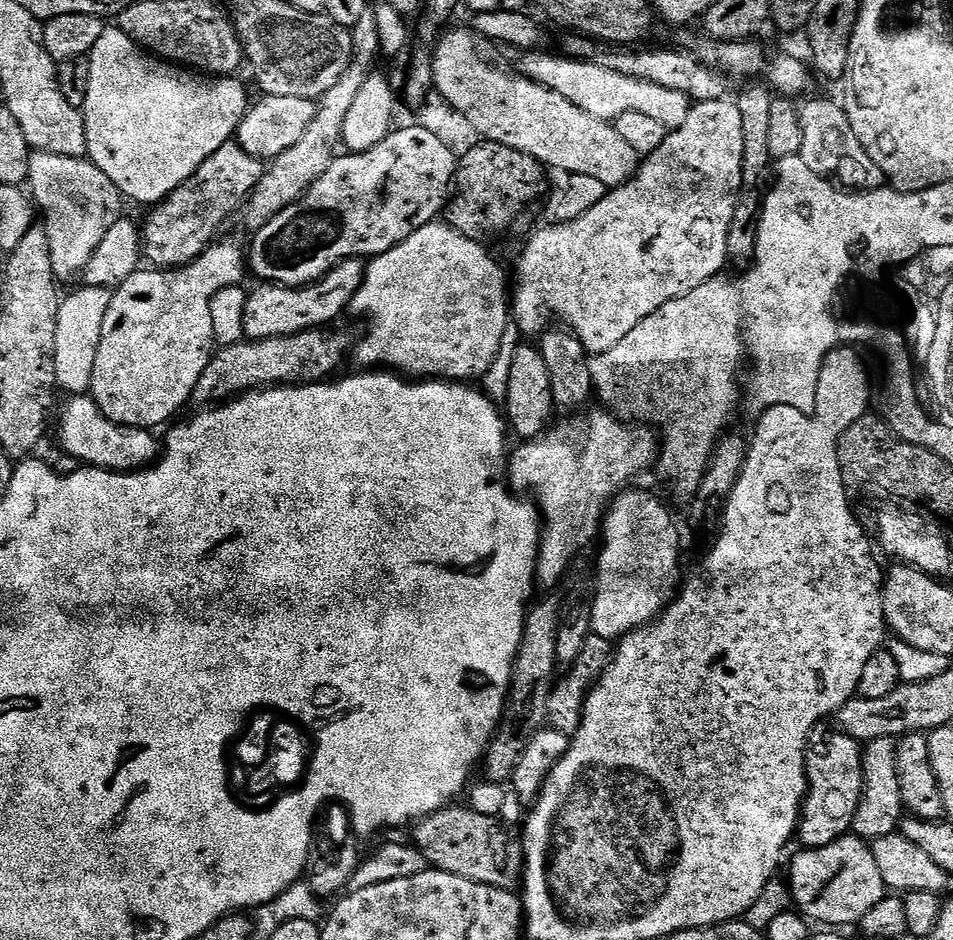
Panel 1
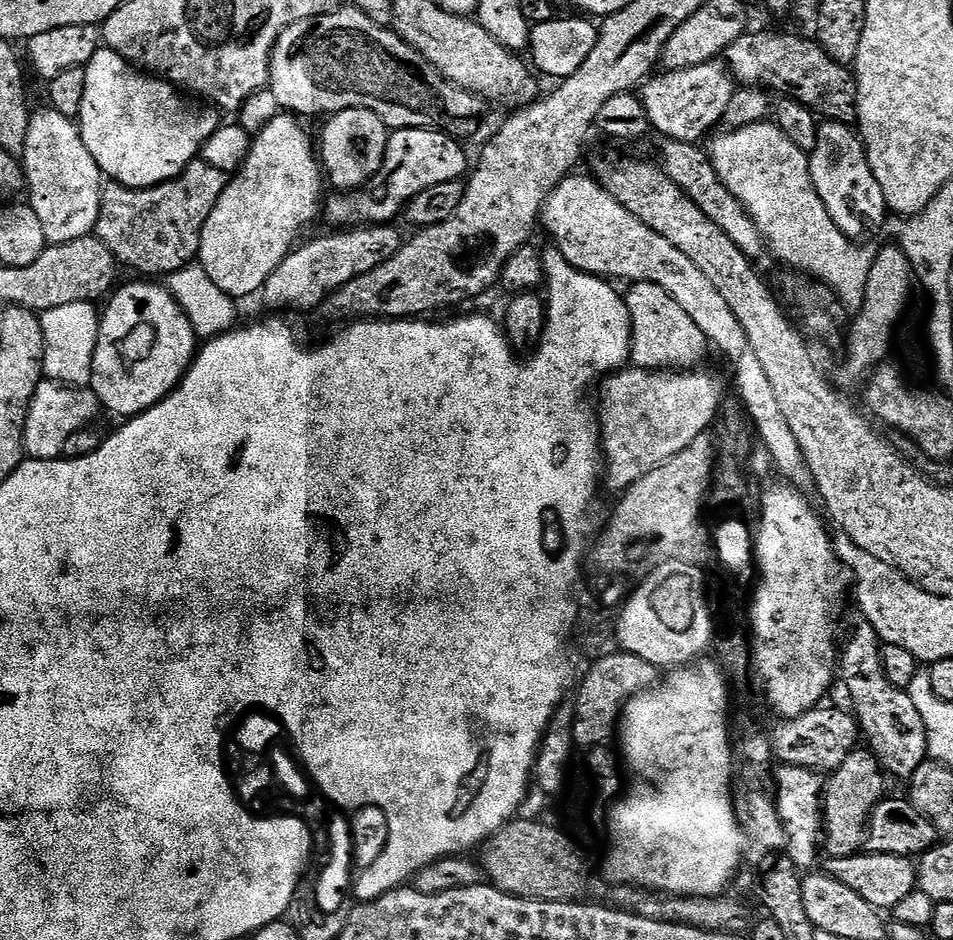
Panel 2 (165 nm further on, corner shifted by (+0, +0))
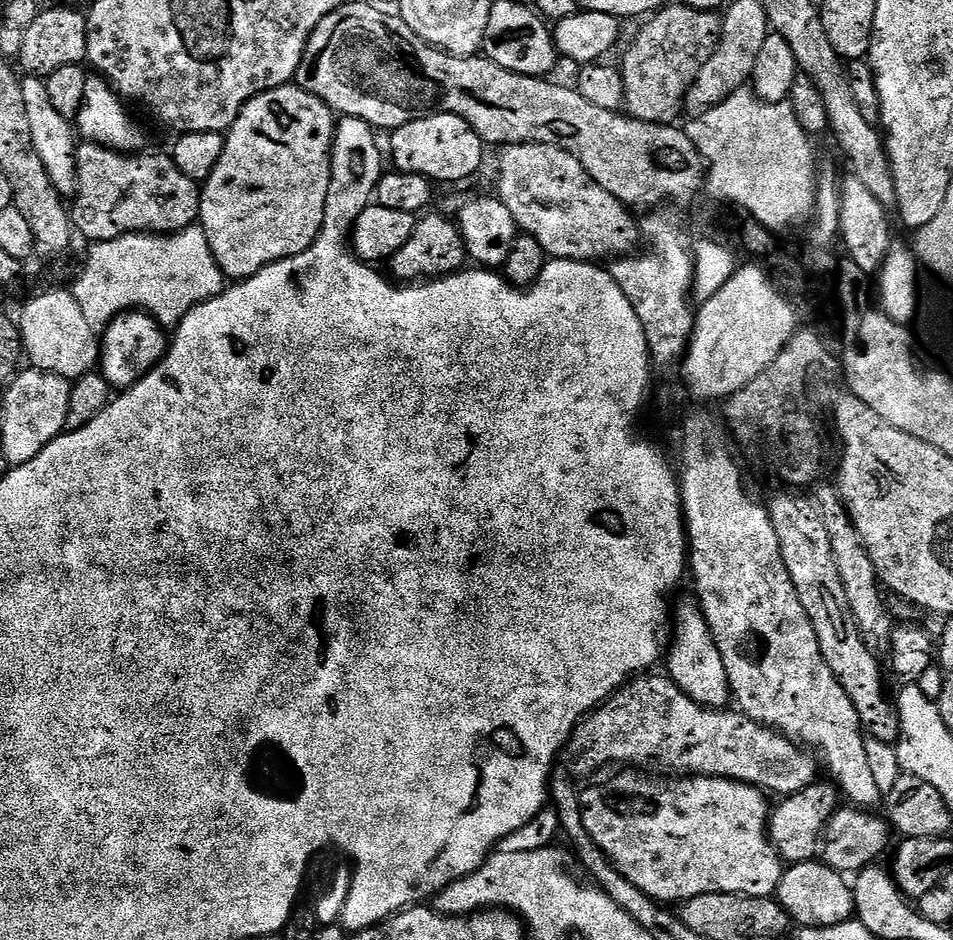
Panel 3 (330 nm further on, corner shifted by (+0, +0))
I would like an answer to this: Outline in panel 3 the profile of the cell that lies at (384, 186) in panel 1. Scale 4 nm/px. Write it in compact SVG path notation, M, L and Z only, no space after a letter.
M436 112L395 129L392 136L392 160L395 171L425 176L427 180L464 180L480 168L486 145L480 135L453 112Z

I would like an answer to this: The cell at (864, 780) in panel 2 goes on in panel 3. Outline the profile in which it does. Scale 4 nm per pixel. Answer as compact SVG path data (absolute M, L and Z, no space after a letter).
M817 782L798 790L792 796L785 796L775 805L768 821L768 839L776 849L781 860L789 865L801 864L807 860L816 860L821 855L828 825L842 804L842 793L835 783Z

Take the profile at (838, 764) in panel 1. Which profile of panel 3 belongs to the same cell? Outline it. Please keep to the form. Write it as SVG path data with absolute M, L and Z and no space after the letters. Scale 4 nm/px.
M622 770L619 772L622 773L612 780L612 793L604 794L600 792L596 798L587 794L587 792L581 795L582 820L588 834L594 838L600 849L608 855L609 862L630 882L634 882L634 886L638 886L638 890L642 890L647 896L661 902L672 902L668 900L683 902L690 898L698 898L698 894L718 894L719 892L734 894L735 896L767 897L771 897L775 893L776 887L780 885L780 879L786 864L785 861L781 860L776 849L772 847L771 840L768 839L767 826L772 808L770 804L768 806L769 797L763 789L756 788L752 784L742 783L740 780L726 779L724 776L693 776L688 774L677 779L680 781L676 783L668 781L671 780L668 778L660 776L654 778L642 774L640 772L643 771L640 770Z

